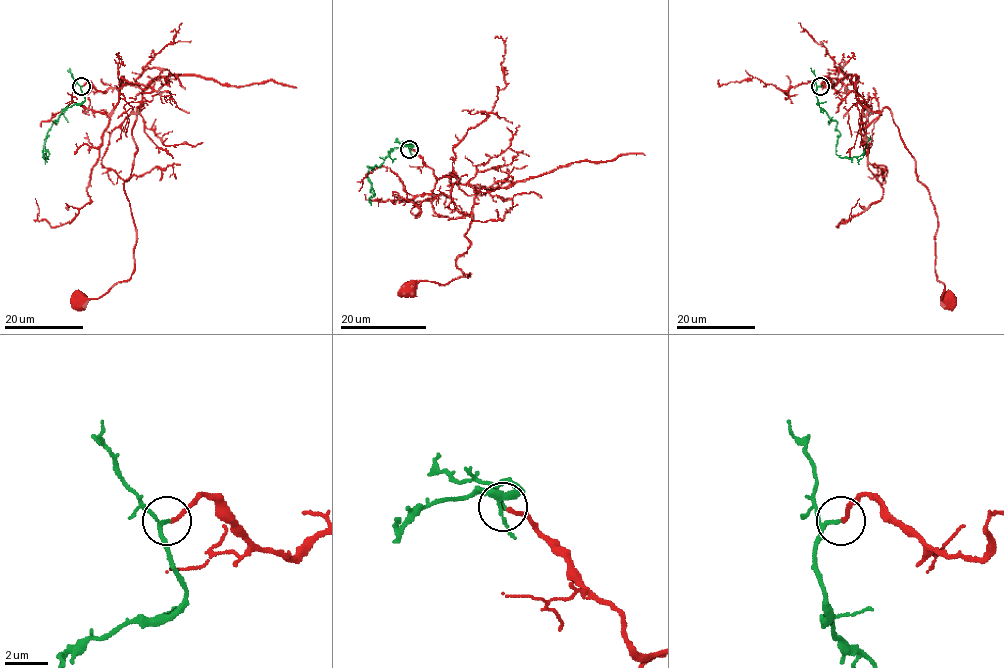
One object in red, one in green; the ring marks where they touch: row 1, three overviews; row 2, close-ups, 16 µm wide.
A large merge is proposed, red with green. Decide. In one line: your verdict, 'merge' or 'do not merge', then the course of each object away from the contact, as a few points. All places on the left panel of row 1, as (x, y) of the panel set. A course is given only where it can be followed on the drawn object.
merge | red via (81, 85), (137, 85), (142, 99), (124, 182), (134, 273), (82, 303) | green via (81, 85), (85, 99), (67, 107), (47, 132), (43, 157), (49, 152), (44, 144), (46, 135)

